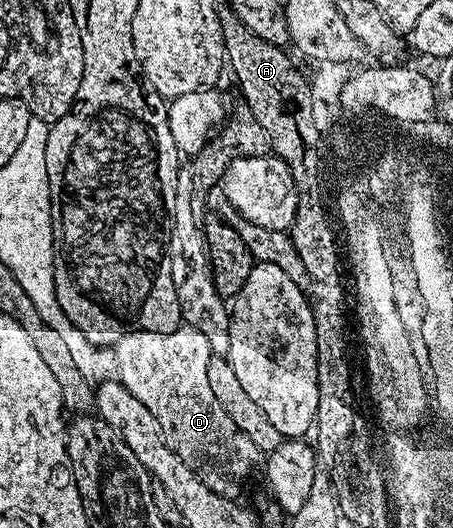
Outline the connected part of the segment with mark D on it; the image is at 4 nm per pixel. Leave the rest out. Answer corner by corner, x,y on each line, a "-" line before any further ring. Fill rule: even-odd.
187,324
169,334
133,330
116,343
114,353
118,381
154,414
166,444
207,488
224,499
235,499
252,469
261,465
262,455
210,392
208,369
214,355
206,336

